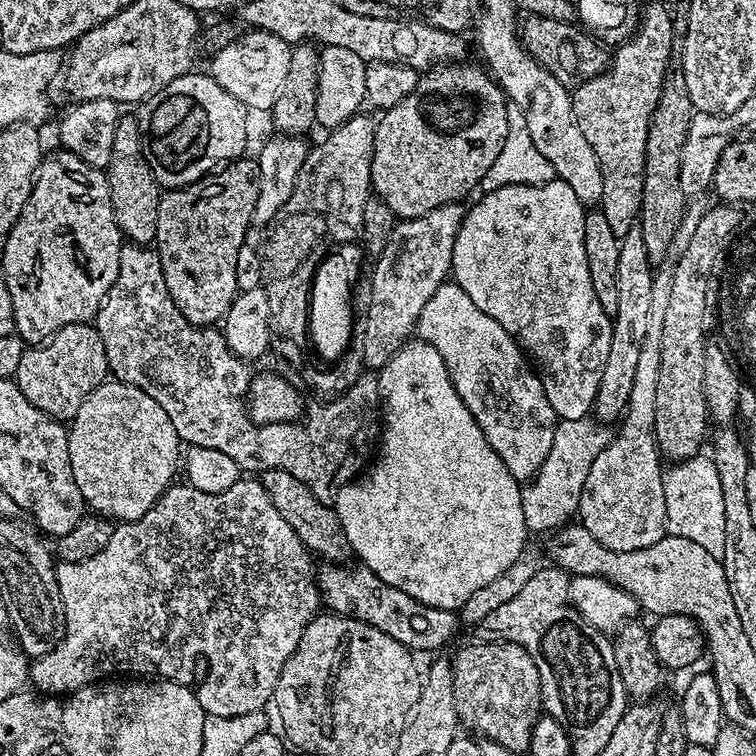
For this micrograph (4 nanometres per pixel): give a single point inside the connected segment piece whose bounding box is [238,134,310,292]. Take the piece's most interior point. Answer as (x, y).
(278, 164)

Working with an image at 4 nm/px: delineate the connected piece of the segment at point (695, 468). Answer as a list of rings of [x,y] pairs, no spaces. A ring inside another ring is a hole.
[[[709,455],[692,456],[671,465],[664,472],[663,494],[666,501],[665,531],[674,537],[687,538],[703,546],[710,554],[723,559],[725,554],[726,518],[722,484],[717,467]]]

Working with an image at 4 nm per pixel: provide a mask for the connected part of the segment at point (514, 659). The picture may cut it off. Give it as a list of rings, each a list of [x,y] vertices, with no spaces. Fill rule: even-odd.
[[[479,642],[468,644],[452,660],[454,674],[454,702],[460,723],[466,729],[473,728],[485,740],[493,740],[501,746],[506,746],[517,754],[527,753],[530,748],[532,731],[537,720],[542,715],[540,702],[540,679],[538,666],[534,666],[534,658],[522,650],[517,644],[503,642]]]

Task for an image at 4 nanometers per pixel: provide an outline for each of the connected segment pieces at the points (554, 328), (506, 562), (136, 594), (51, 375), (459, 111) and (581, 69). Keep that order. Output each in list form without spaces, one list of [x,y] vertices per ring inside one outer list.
[[[554,179],[545,184],[515,184],[514,186],[502,186],[493,192],[484,192],[481,200],[473,208],[469,207],[464,214],[464,221],[458,230],[458,238],[454,238],[454,254],[452,255],[451,275],[455,283],[470,294],[474,306],[482,310],[502,330],[511,334],[513,340],[520,345],[525,357],[534,365],[535,371],[542,382],[542,390],[554,410],[554,414],[560,420],[582,420],[593,411],[598,394],[598,382],[602,382],[602,370],[606,367],[606,357],[610,354],[610,338],[612,337],[612,317],[602,310],[602,302],[598,302],[594,295],[594,285],[590,283],[590,266],[586,266],[586,242],[584,241],[584,213],[585,204],[580,201],[578,194],[566,186],[566,182]]]
[[[419,338],[409,339],[396,351],[394,358],[390,358],[390,362],[386,362],[386,366],[379,369],[378,379],[382,405],[382,431],[378,437],[378,451],[367,471],[346,486],[342,486],[342,490],[338,490],[334,501],[336,513],[342,522],[342,530],[346,530],[346,538],[350,542],[355,559],[360,559],[357,561],[363,567],[374,570],[374,574],[378,574],[382,582],[390,582],[390,586],[398,586],[398,590],[406,590],[410,598],[418,598],[418,602],[426,606],[459,610],[464,607],[466,598],[470,598],[470,594],[475,594],[477,590],[482,590],[482,586],[494,582],[498,574],[502,574],[515,560],[525,555],[524,543],[530,539],[530,533],[526,518],[522,514],[521,481],[516,480],[514,474],[510,474],[510,470],[506,470],[506,462],[502,462],[502,458],[494,454],[494,446],[486,442],[486,434],[482,434],[474,414],[466,410],[466,402],[458,398],[458,390],[446,370],[446,362],[442,354],[434,350],[434,346]]]
[[[238,479],[234,482],[234,486],[221,493],[203,493],[187,482],[180,483],[169,488],[140,520],[124,522],[116,528],[113,527],[108,545],[98,554],[94,554],[94,558],[86,558],[86,562],[77,564],[63,562],[56,564],[56,577],[64,603],[64,615],[69,619],[67,636],[52,652],[31,661],[30,684],[37,693],[63,698],[69,692],[76,692],[105,678],[115,677],[112,676],[115,672],[137,672],[135,675],[140,678],[173,680],[175,684],[192,689],[207,715],[246,715],[251,711],[262,711],[269,707],[276,694],[282,666],[286,666],[306,626],[322,608],[320,588],[316,584],[317,569],[314,564],[312,568],[313,557],[307,546],[298,538],[298,534],[294,534],[290,522],[286,522],[286,518],[278,514],[274,502],[270,502],[270,494],[260,485],[259,479]]]
[[[91,323],[62,326],[49,340],[39,346],[25,347],[18,361],[14,381],[27,401],[53,420],[71,422],[78,414],[78,406],[97,386],[109,379],[106,346]]]
[[[440,62],[435,66],[429,67],[421,75],[420,81],[416,84],[416,89],[406,98],[402,98],[402,102],[398,102],[398,106],[387,109],[381,115],[384,117],[379,117],[376,120],[374,158],[372,159],[372,192],[379,196],[382,202],[386,202],[386,206],[390,206],[390,210],[394,210],[394,214],[401,221],[418,218],[422,214],[430,214],[430,210],[438,210],[438,206],[446,206],[447,204],[463,201],[465,199],[463,196],[470,195],[474,190],[477,191],[480,188],[480,183],[486,174],[486,170],[490,170],[490,166],[494,166],[494,158],[498,158],[498,154],[502,154],[502,146],[506,142],[509,101],[506,99],[499,84],[492,79],[491,75],[479,63],[477,63],[478,65],[448,63],[452,62]]]
[[[528,14],[523,17],[519,25],[518,35],[524,49],[538,63],[546,66],[546,70],[550,70],[550,74],[554,74],[554,78],[558,78],[562,86],[571,90],[582,86],[582,82],[602,74],[610,63],[610,52],[597,37],[589,34],[583,27],[568,23],[567,19],[555,20]]]

